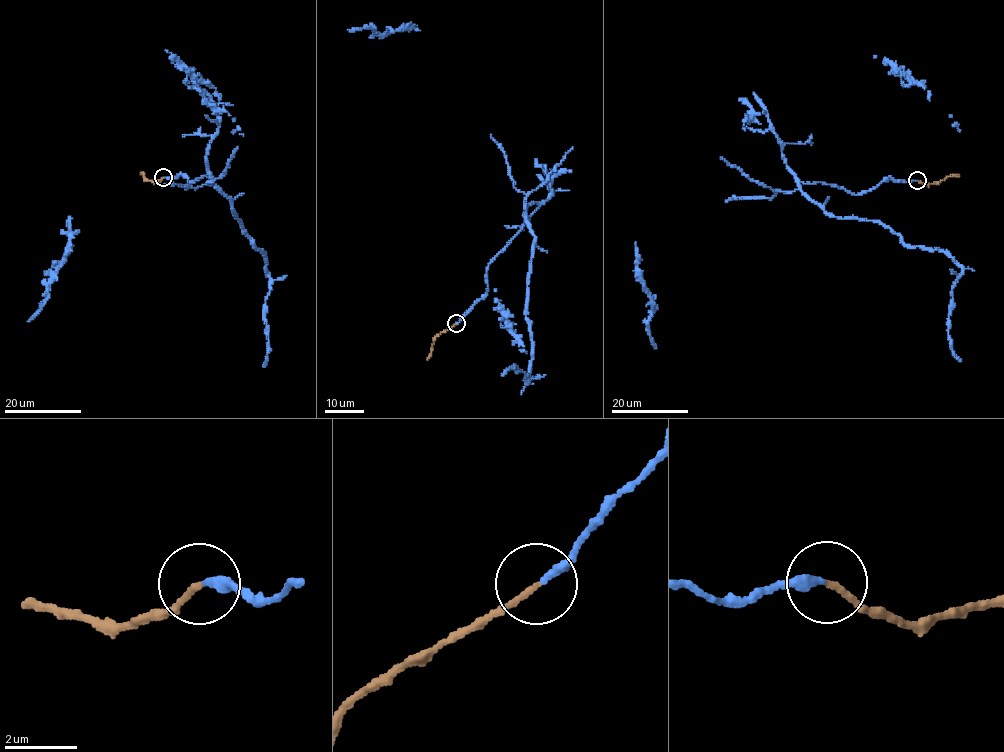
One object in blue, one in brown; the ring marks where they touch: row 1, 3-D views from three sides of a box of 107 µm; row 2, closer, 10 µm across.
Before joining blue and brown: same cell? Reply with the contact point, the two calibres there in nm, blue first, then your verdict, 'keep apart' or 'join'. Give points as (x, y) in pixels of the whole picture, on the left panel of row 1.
(163, 177) | 240/170 nm | join

